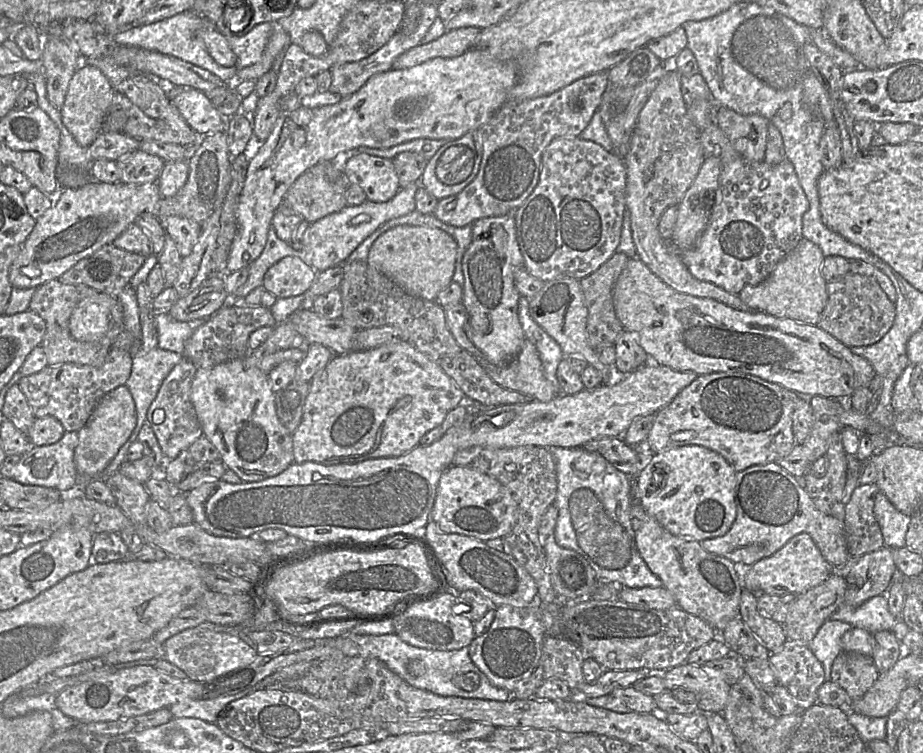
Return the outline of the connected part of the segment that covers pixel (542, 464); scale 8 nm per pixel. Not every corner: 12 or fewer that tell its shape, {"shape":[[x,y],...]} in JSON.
{"shape":[[548,448],[458,451],[453,466],[484,473],[516,501],[503,552],[556,601],[539,524],[557,493]]}

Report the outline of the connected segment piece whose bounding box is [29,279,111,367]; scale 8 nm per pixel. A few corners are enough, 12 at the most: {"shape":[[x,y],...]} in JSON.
{"shape":[[58,279],[37,288],[29,310],[46,324],[47,366],[101,367],[111,348],[103,337],[81,342],[69,320],[98,291]]}

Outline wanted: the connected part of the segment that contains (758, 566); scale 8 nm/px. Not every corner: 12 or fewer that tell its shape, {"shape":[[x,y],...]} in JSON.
{"shape":[[800,533],[751,564],[742,588],[798,595],[834,567]]}

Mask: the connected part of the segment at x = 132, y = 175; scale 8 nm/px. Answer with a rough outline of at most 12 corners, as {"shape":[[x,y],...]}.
{"shape":[[137,150],[116,161],[120,182],[157,181],[165,161]]}

